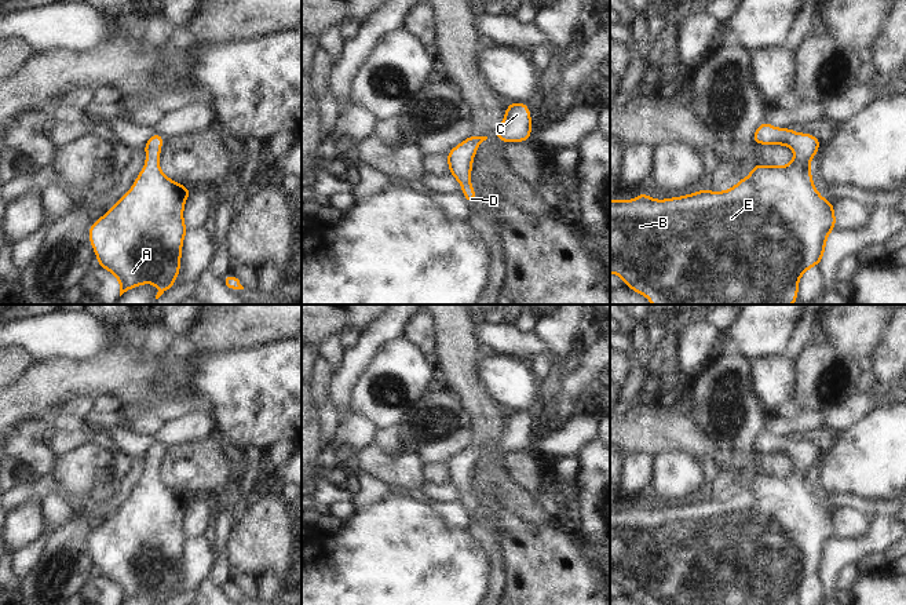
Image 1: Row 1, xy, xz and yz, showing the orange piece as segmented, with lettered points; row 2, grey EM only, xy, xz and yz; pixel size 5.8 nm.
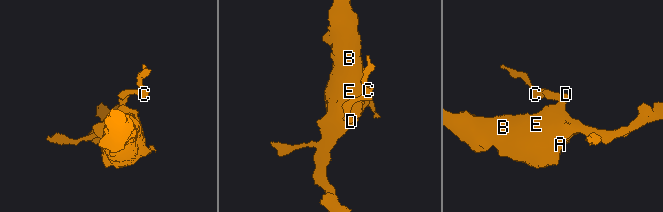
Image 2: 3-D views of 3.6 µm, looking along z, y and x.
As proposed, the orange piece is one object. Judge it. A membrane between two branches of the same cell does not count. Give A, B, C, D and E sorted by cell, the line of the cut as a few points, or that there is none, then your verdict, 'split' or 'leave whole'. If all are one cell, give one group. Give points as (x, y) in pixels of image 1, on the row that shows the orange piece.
A B C D E; no cut; leave whole

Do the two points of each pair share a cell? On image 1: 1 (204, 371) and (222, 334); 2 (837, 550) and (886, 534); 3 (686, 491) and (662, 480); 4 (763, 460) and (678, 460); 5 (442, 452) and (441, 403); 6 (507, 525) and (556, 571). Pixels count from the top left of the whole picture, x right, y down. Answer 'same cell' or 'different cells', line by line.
1: different cells
2: same cell
3: same cell
4: different cells
5: same cell
6: same cell

